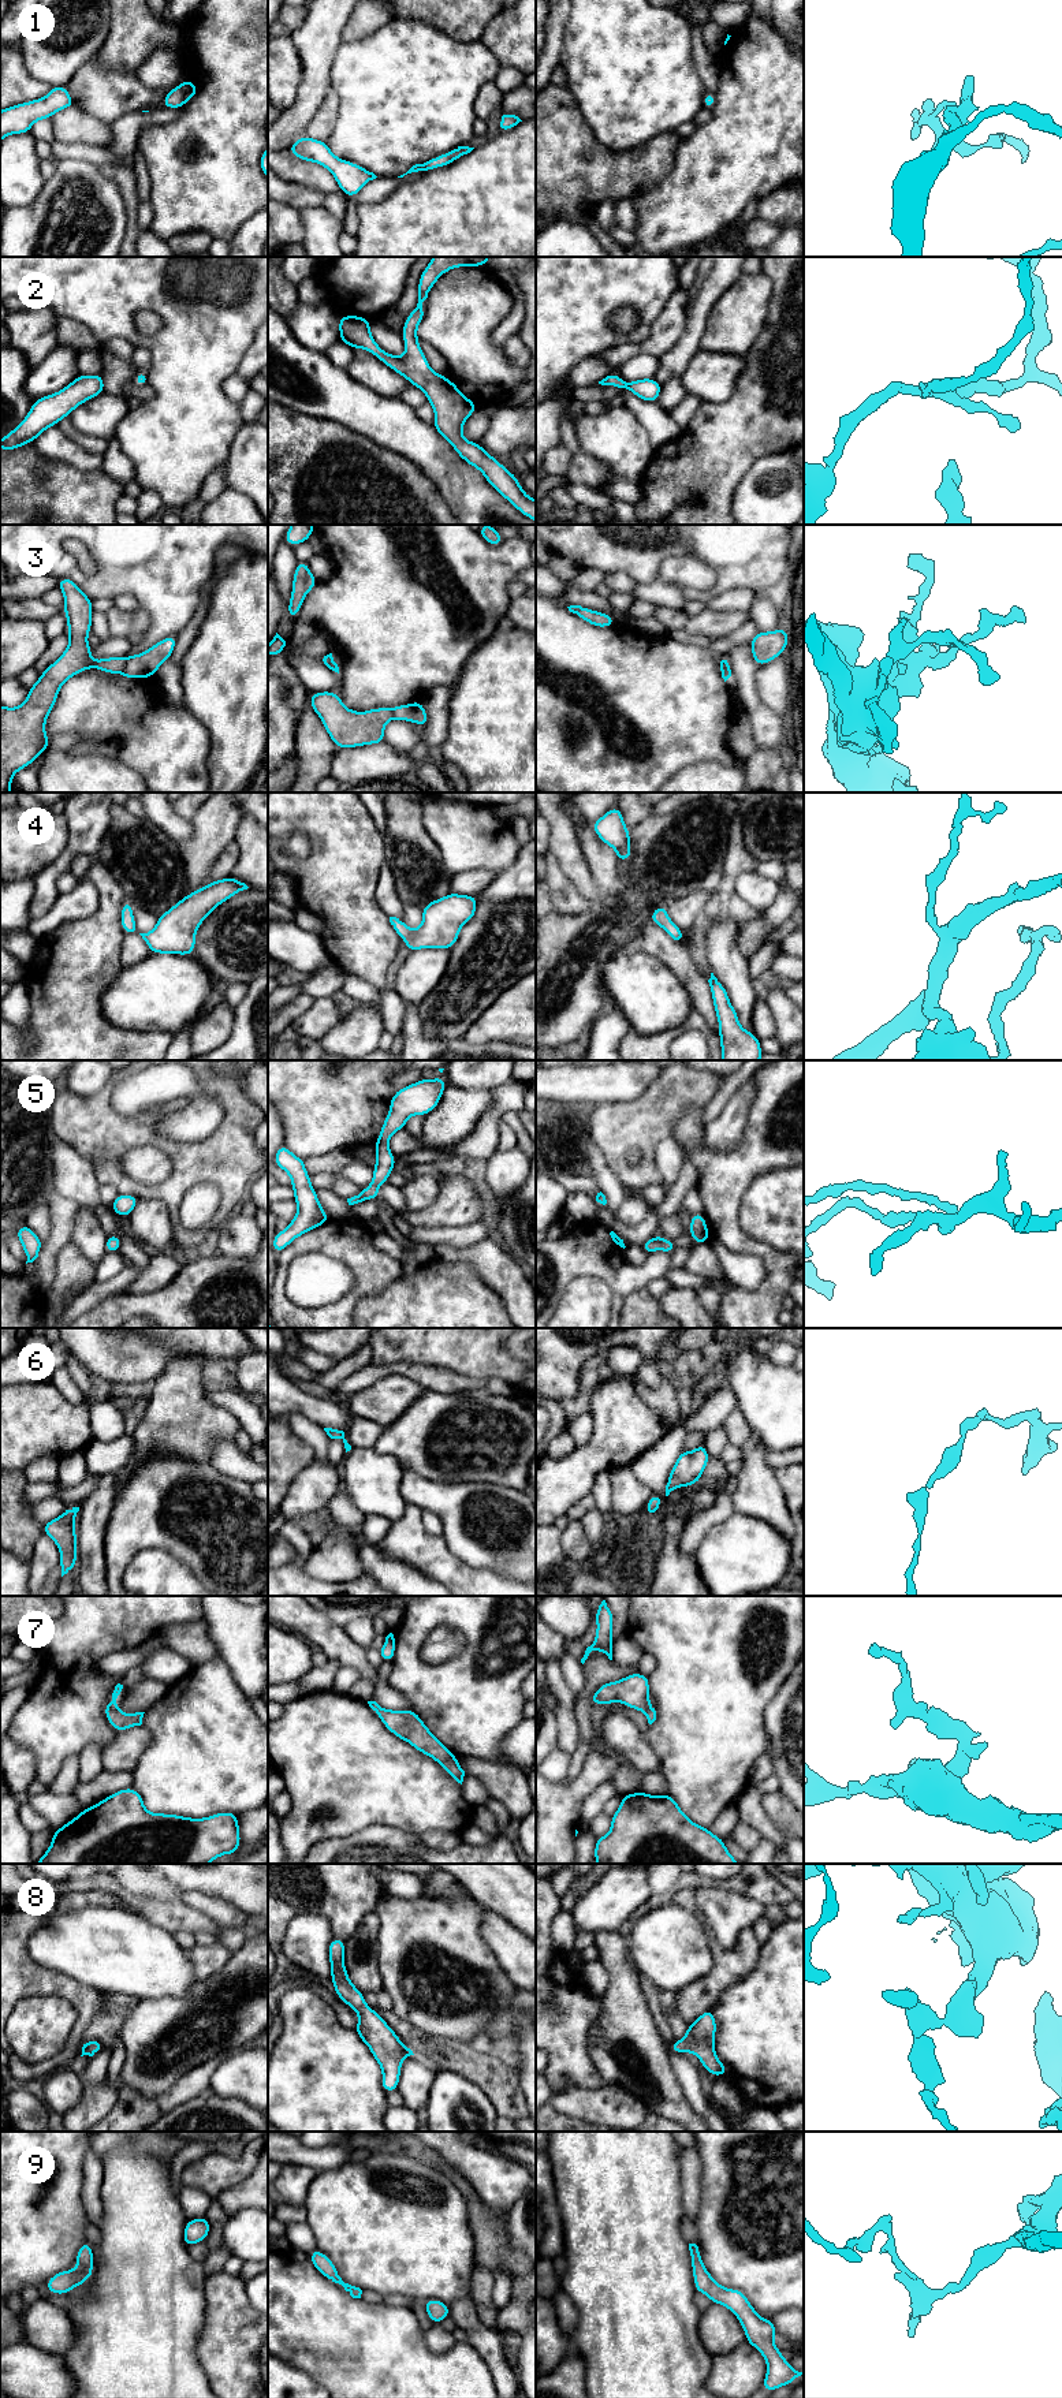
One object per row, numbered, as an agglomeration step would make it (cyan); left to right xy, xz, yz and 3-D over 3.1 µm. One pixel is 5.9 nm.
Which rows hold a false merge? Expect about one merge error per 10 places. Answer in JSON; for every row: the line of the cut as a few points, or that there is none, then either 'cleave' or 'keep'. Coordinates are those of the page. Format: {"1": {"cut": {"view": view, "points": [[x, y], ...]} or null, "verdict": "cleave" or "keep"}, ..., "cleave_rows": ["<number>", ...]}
{"1": {"cut": null, "verdict": "keep"}, "2": {"cut": null, "verdict": "keep"}, "3": {"cut": {"view": "xy", "points": [[127, 657], [126, 666], [120, 672]]}, "verdict": "cleave"}, "4": {"cut": null, "verdict": "keep"}, "5": {"cut": null, "verdict": "keep"}, "6": {"cut": null, "verdict": "keep"}, "7": {"cut": null, "verdict": "keep"}, "8": {"cut": null, "verdict": "keep"}, "9": {"cut": null, "verdict": "keep"}, "cleave_rows": ["3"]}

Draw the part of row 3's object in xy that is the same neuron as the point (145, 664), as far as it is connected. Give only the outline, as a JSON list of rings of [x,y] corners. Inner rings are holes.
[[[169,635],[139,654],[127,656],[123,676],[127,679],[150,679],[159,667],[171,659],[175,645],[176,635]]]

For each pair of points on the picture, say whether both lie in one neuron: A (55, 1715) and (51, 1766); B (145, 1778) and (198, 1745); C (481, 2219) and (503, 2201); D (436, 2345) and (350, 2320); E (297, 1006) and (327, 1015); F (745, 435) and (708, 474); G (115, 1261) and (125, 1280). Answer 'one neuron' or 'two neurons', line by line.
A: one neuron
B: one neuron
C: two neurons
D: two neurons
E: two neurons
F: one neuron
G: two neurons

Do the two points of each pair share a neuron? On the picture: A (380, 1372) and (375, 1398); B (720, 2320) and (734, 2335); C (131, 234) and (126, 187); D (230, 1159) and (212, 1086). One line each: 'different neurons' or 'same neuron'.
A: different neurons
B: same neuron
C: same neuron
D: same neuron

